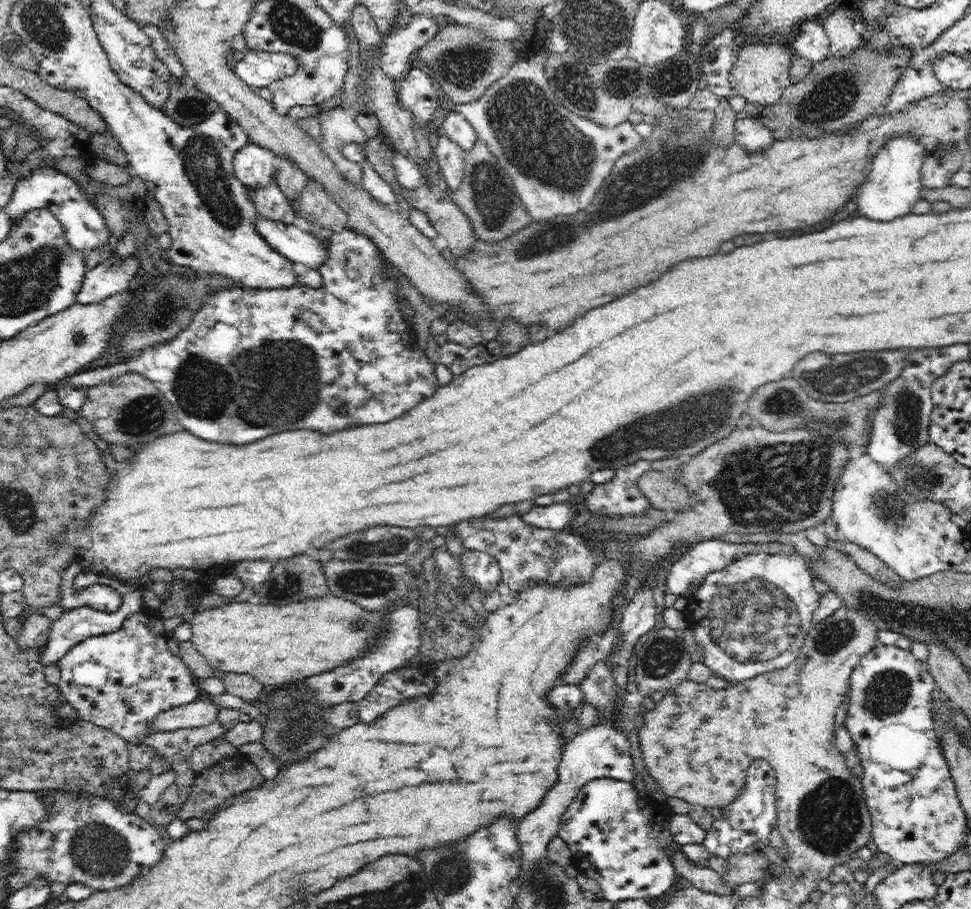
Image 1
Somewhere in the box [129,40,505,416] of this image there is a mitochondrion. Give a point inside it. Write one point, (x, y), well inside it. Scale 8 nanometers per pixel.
(203, 166)

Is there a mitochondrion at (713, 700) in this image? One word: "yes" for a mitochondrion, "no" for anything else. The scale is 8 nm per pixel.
no

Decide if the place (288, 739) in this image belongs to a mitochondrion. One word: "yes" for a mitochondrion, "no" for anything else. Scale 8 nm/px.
yes

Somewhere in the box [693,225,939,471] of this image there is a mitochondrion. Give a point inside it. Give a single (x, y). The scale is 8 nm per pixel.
(830, 379)

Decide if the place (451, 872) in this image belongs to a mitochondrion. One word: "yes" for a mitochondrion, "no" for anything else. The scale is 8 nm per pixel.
yes

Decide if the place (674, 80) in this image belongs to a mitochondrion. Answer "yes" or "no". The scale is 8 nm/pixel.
yes

